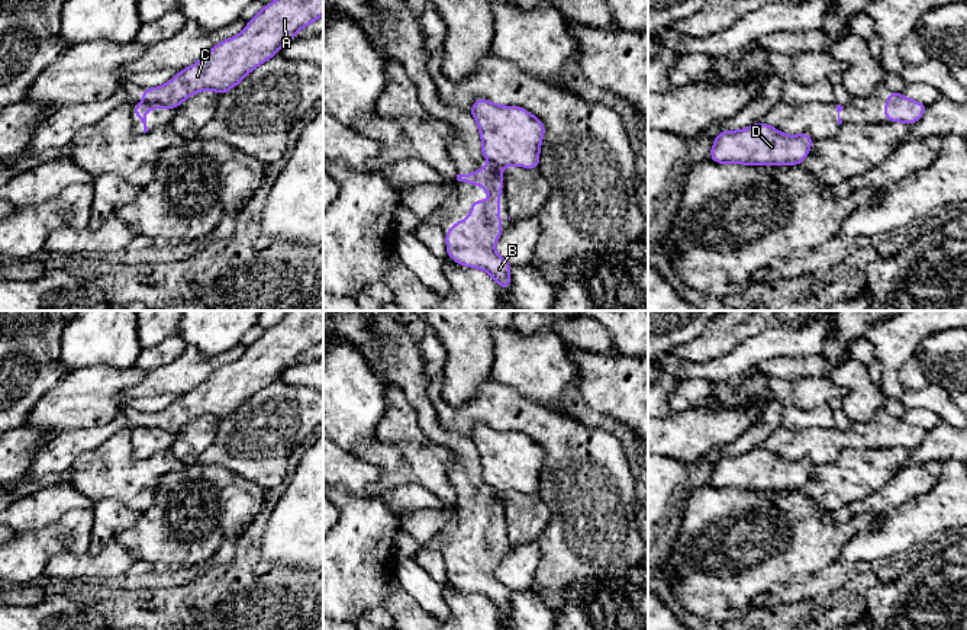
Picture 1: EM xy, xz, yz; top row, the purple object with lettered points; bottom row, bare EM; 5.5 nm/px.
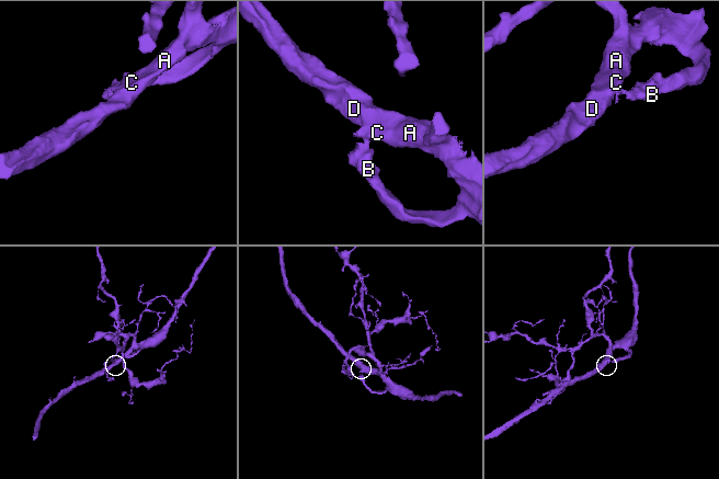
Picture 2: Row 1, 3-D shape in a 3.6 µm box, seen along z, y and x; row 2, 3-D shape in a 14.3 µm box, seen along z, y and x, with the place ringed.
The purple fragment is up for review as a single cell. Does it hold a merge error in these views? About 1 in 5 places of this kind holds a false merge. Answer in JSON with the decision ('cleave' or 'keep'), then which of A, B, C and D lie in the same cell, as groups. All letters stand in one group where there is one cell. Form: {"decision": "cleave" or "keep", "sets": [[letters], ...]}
{"decision": "keep", "sets": [["A", "B", "C", "D"]]}

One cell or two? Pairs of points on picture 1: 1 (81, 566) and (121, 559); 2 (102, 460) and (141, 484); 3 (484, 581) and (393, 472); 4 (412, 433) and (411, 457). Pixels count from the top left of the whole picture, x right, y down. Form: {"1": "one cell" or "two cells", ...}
{"1": "one cell", "2": "one cell", "3": "two cells", "4": "two cells"}

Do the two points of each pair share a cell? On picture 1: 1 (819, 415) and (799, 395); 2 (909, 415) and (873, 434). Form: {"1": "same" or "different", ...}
{"1": "different", "2": "different"}

